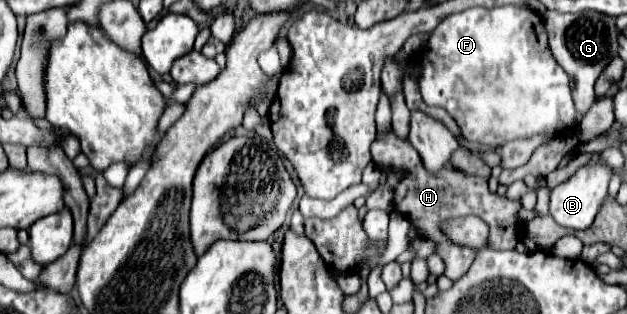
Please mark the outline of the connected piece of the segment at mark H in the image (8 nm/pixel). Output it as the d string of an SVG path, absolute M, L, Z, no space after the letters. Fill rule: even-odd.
M388 132L384 136L376 136L376 140L372 144L372 160L376 164L390 164L390 166L396 166L396 168L406 168L406 174L398 182L398 188L396 188L396 194L394 194L394 206L404 216L408 216L424 232L426 238L430 238L438 244L436 254L444 260L444 264L446 264L444 274L450 280L458 280L470 268L470 264L474 262L476 252L472 248L466 248L466 246L456 246L442 232L440 226L444 222L448 222L452 218L460 218L460 216L478 216L490 226L490 236L488 236L488 246L490 248L512 250L514 244L518 242L520 226L518 226L516 214L520 210L520 200L512 202L512 200L506 200L504 196L490 194L486 180L482 180L478 176L464 176L454 168L446 168L438 176L428 174L422 166L422 160L420 160L418 152L410 146L410 142L398 140L392 132Z

